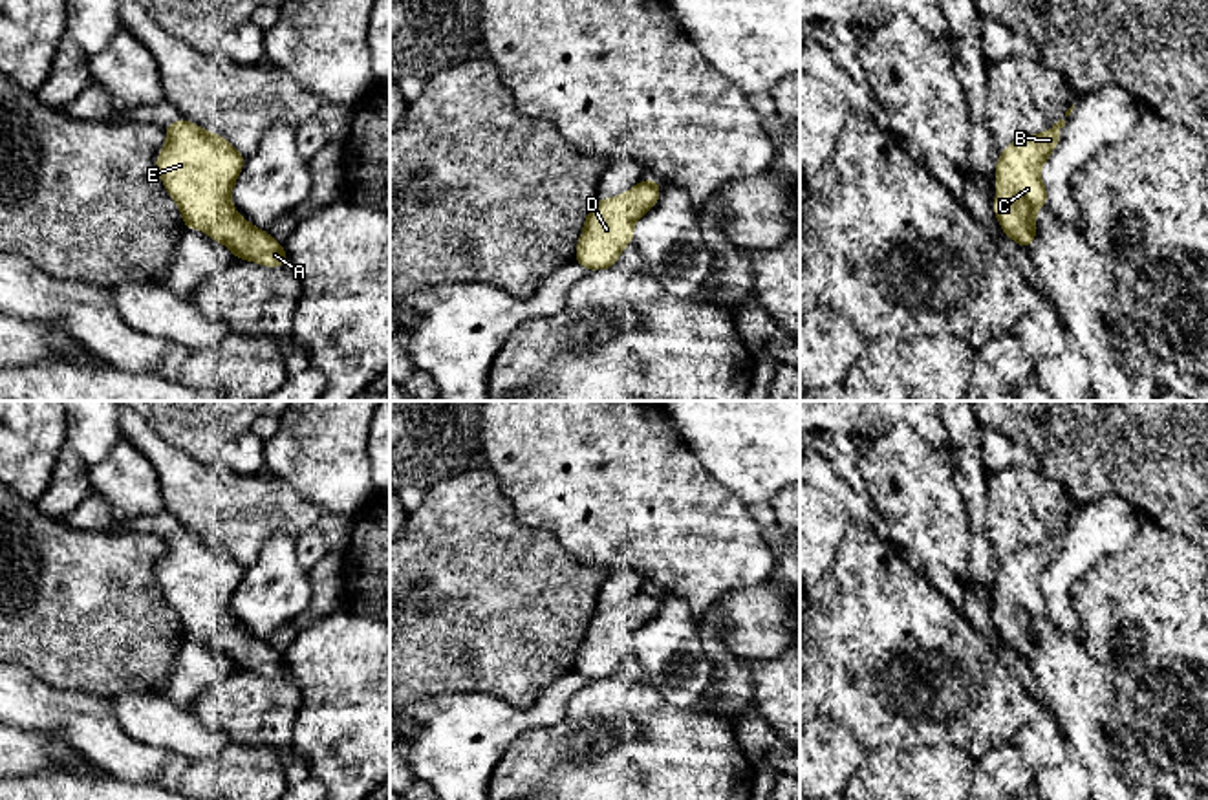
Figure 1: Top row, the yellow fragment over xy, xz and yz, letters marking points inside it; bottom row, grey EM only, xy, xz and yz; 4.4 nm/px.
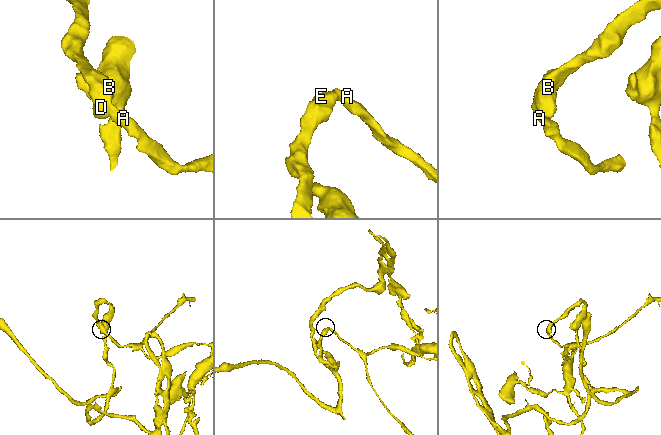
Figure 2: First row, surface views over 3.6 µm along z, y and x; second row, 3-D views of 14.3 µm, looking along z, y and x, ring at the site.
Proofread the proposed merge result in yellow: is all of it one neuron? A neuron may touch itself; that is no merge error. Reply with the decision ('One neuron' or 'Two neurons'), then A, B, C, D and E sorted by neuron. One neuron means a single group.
One neuron. Groups: A B C D E

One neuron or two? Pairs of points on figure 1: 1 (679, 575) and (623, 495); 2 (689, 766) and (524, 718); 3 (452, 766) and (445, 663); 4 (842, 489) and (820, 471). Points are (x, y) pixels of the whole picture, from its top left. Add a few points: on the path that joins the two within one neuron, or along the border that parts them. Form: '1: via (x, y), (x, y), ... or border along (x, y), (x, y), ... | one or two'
1: via (679, 555), (643, 515) | one
2: border along (577, 692), (555, 724), (529, 727), (511, 744) | two
3: border along (489, 694), (440, 694), (409, 707) | two
4: via (837, 487), (826, 476) | one

